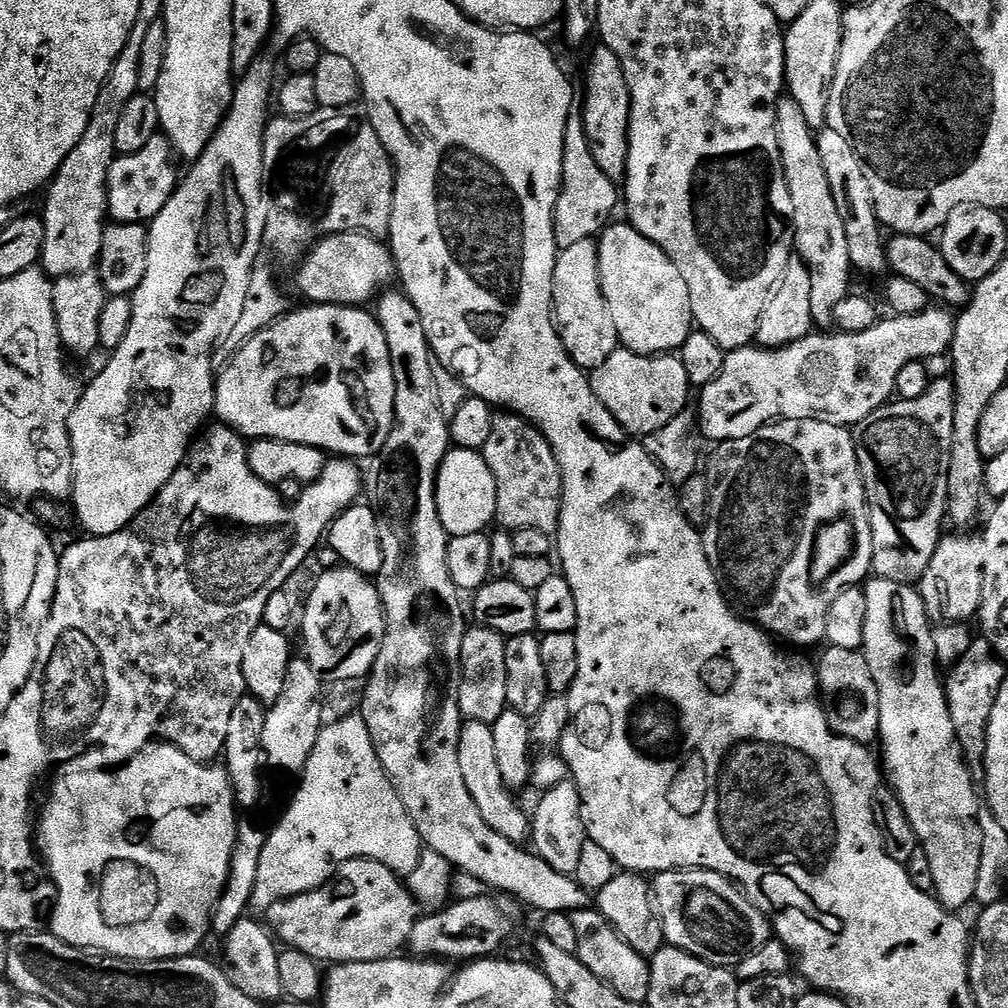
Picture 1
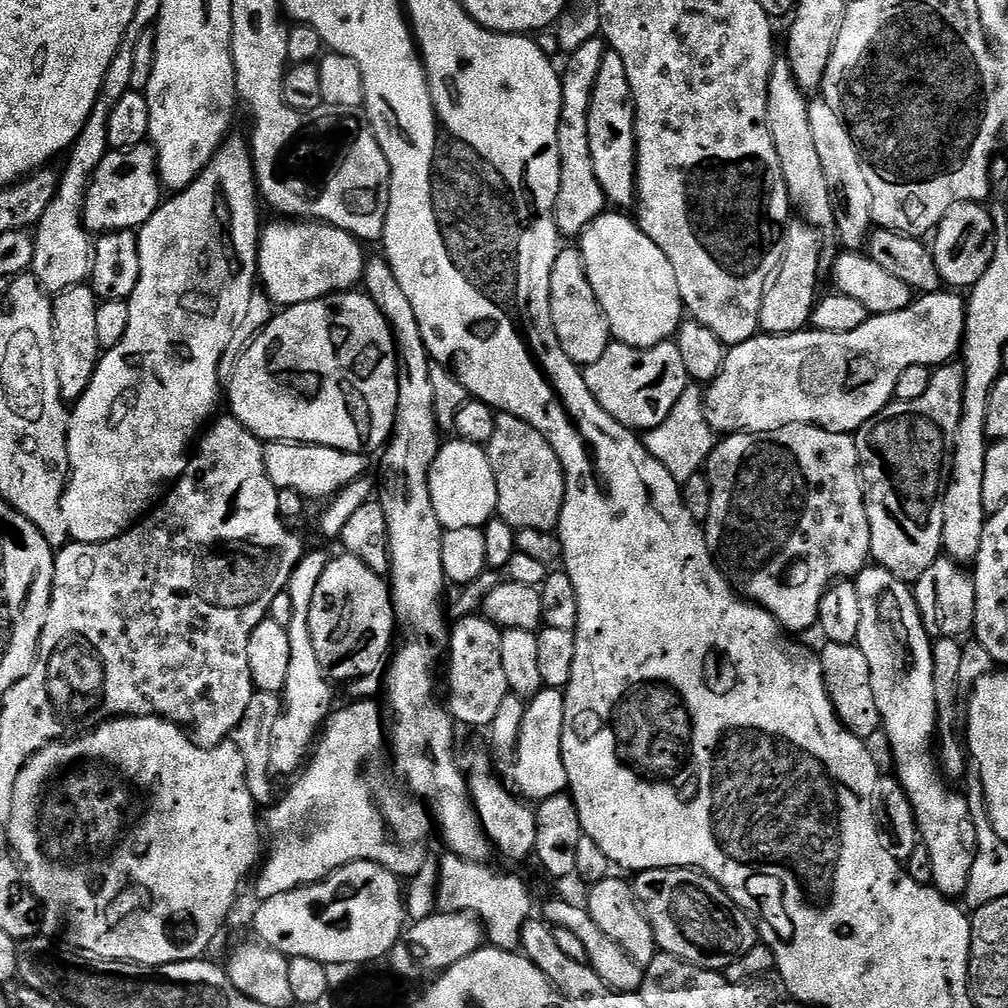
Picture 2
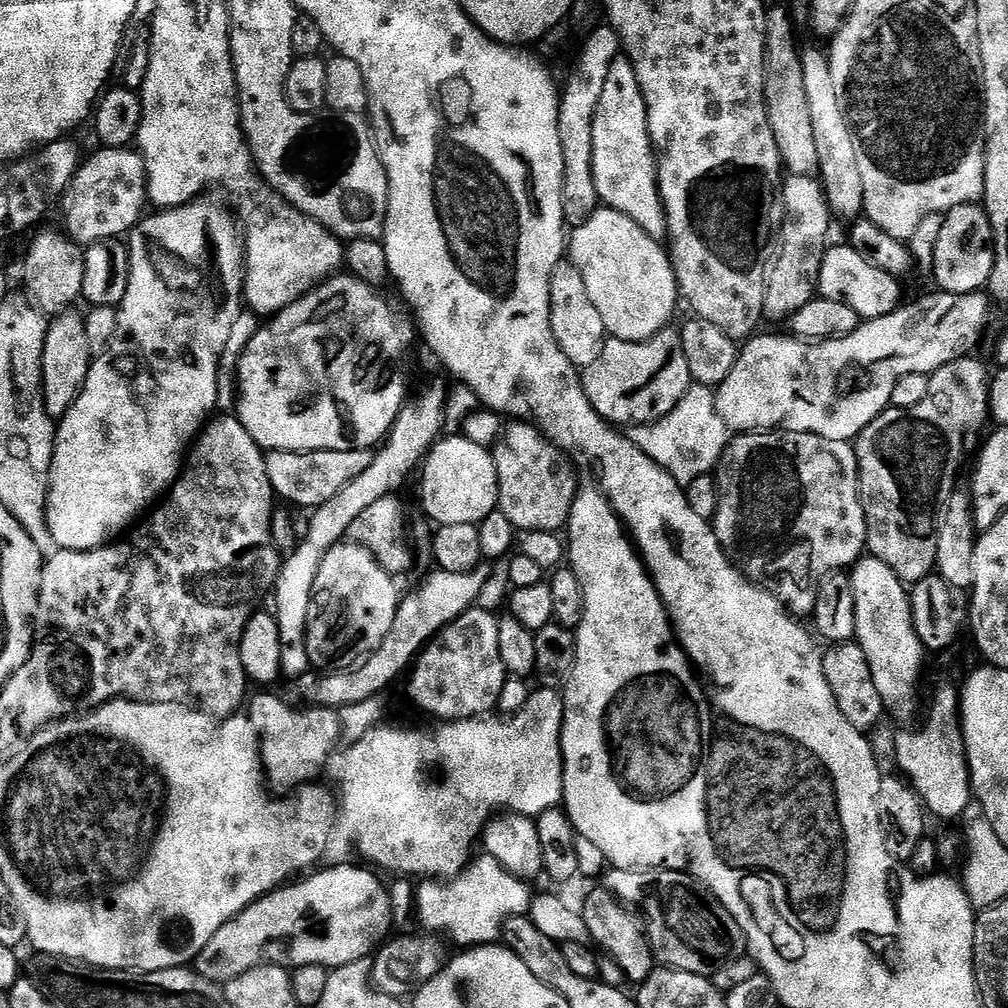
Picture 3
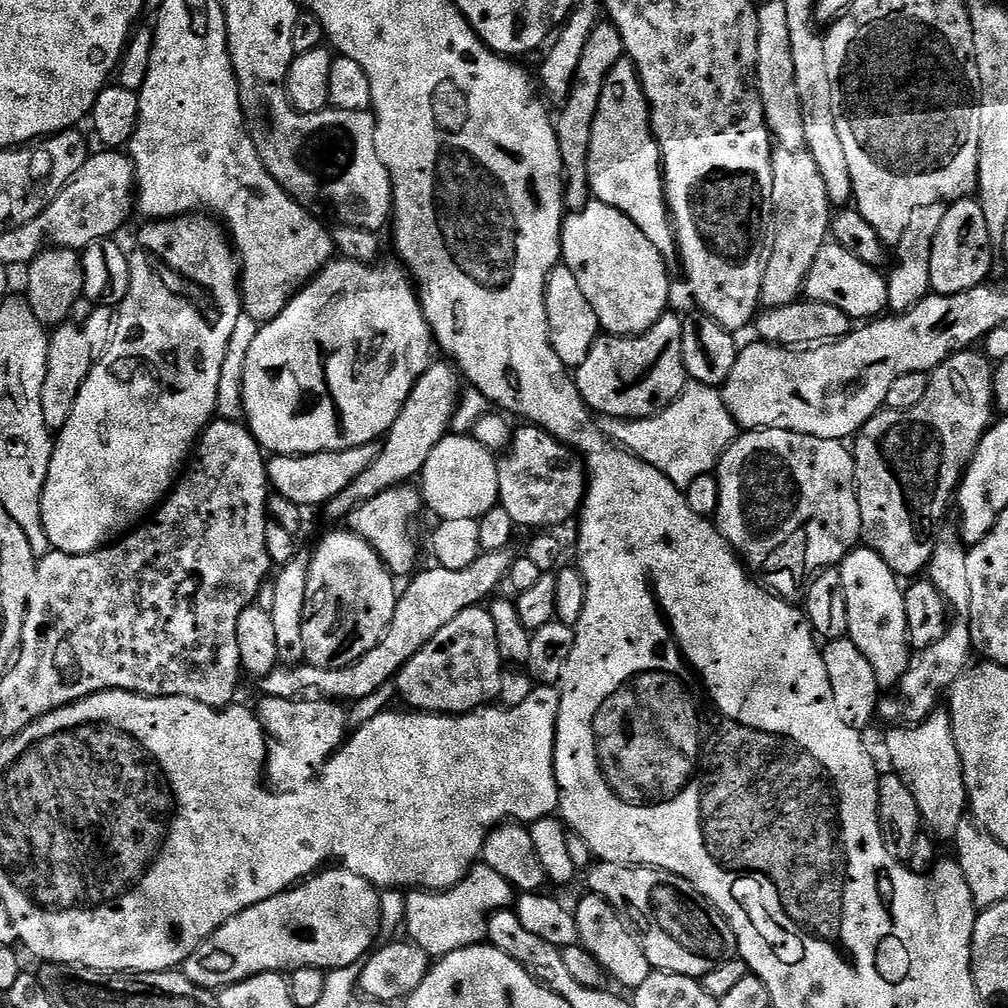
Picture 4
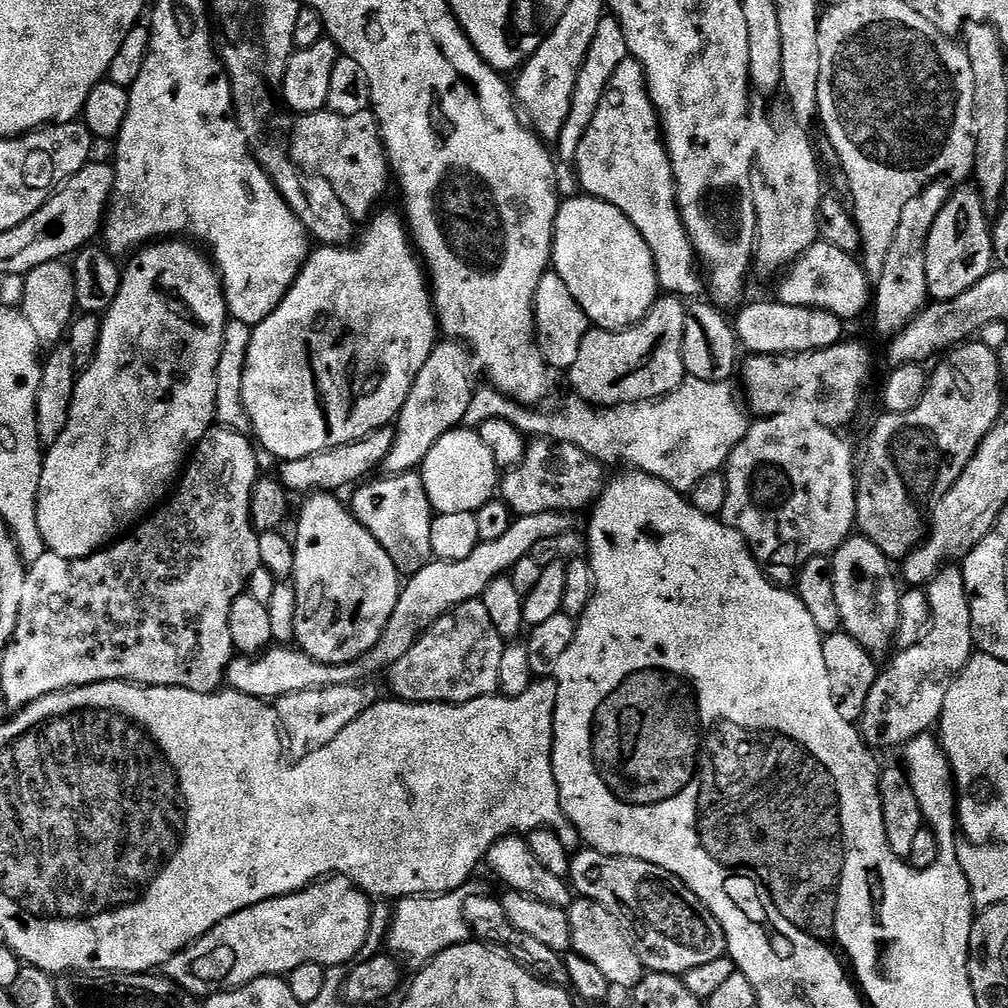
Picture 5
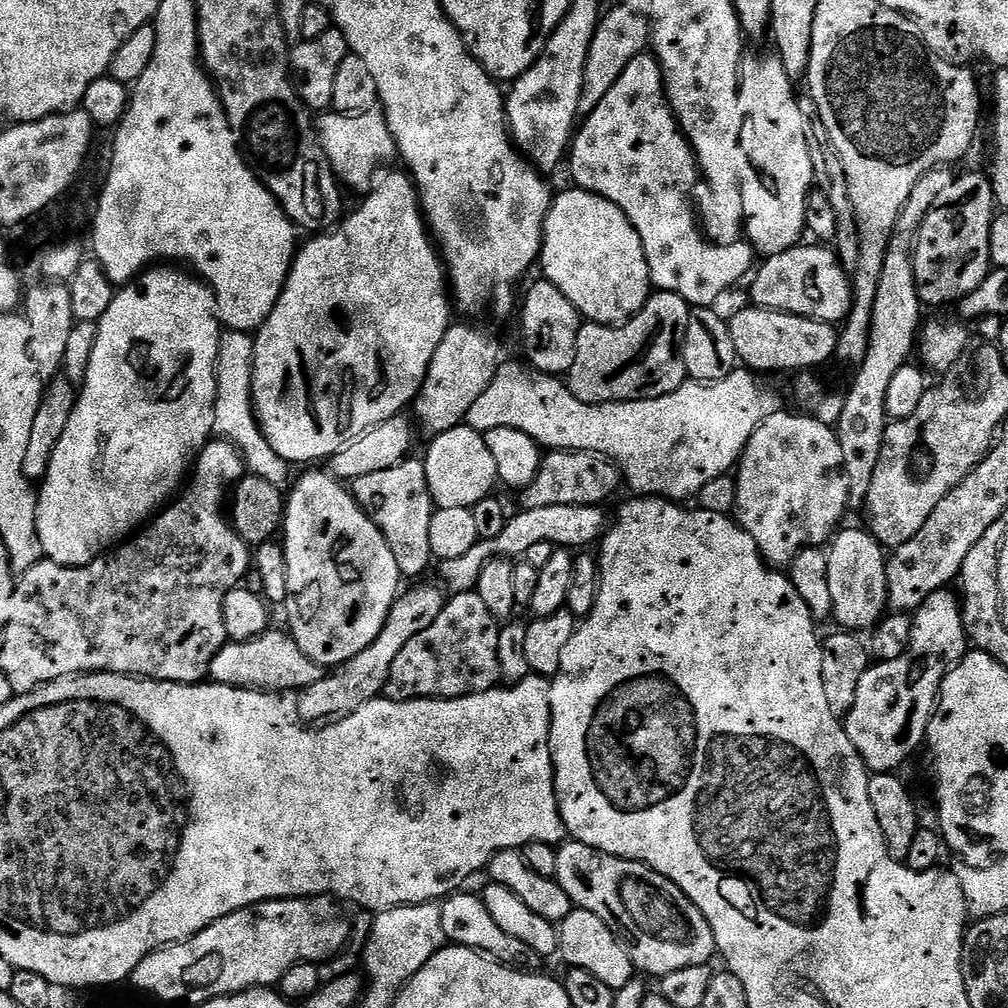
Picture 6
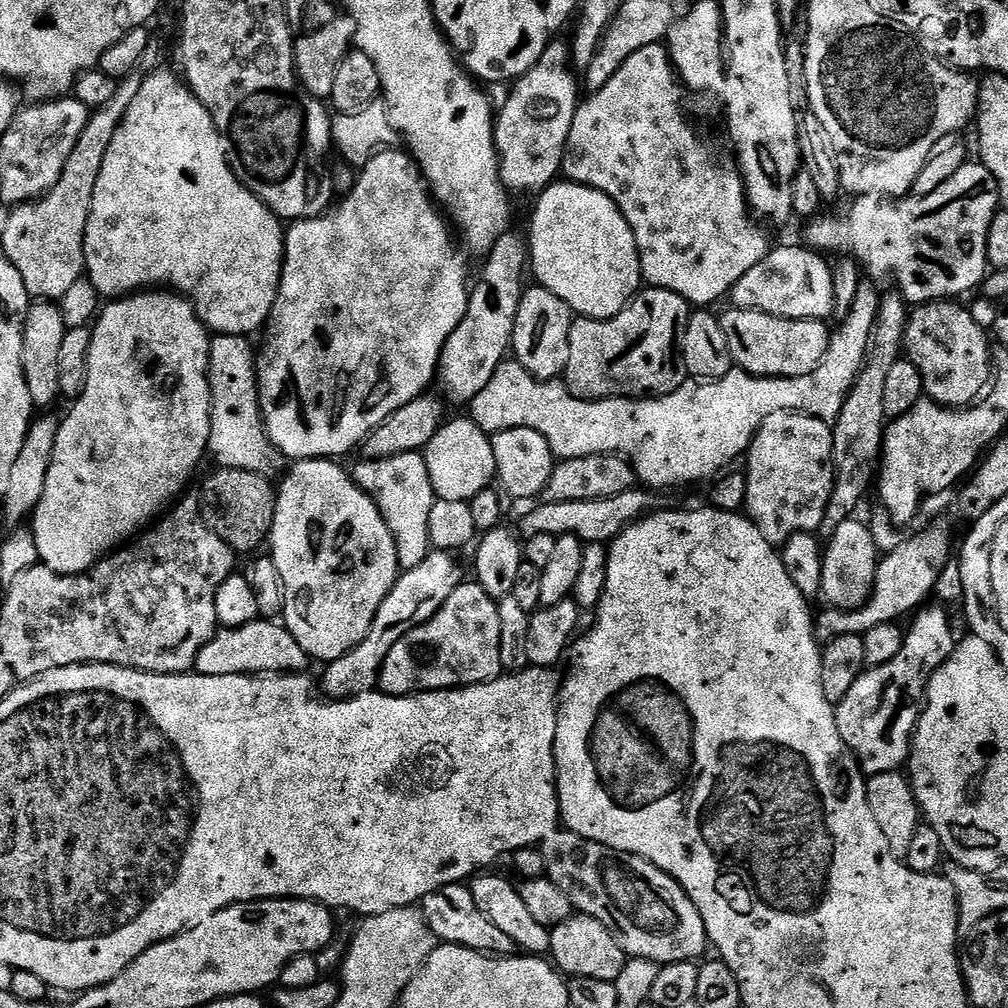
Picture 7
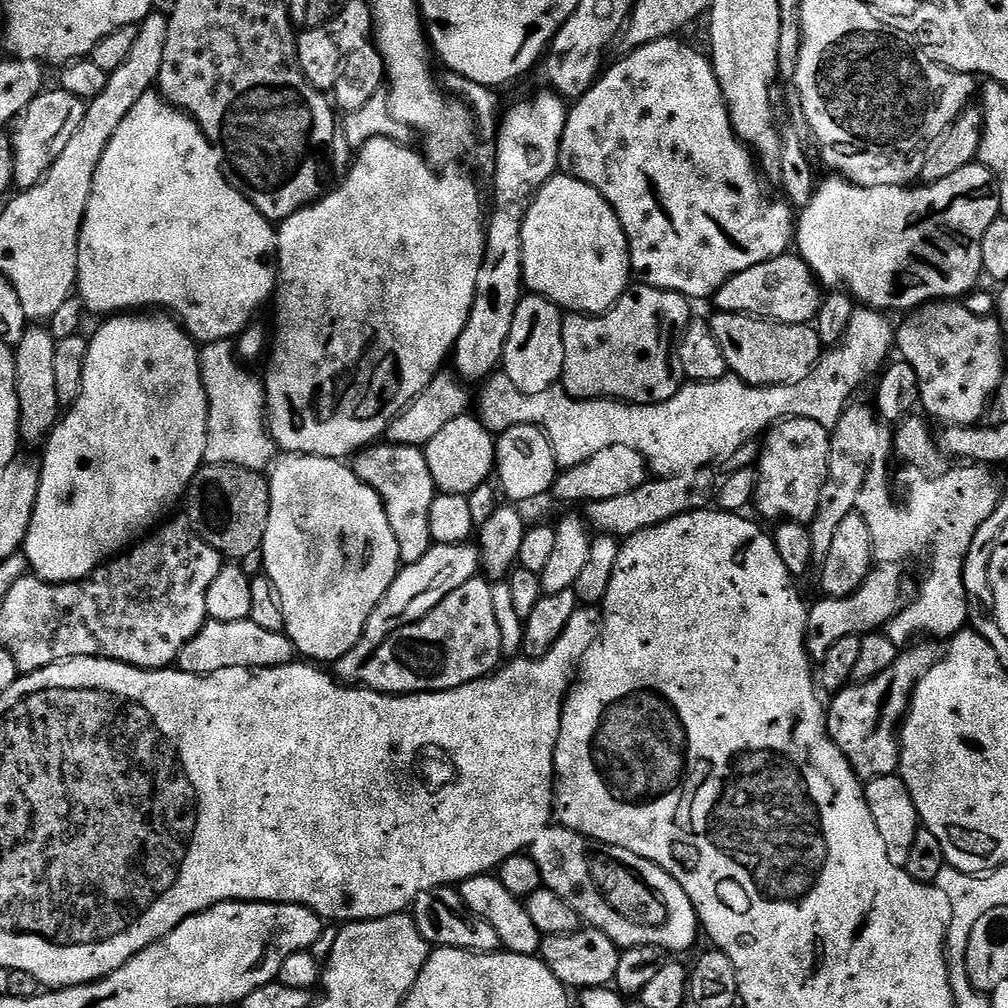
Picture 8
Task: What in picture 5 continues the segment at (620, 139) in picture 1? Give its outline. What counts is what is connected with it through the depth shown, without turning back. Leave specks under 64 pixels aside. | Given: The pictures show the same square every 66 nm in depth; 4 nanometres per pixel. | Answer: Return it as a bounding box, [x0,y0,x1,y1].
[574,60,706,298]

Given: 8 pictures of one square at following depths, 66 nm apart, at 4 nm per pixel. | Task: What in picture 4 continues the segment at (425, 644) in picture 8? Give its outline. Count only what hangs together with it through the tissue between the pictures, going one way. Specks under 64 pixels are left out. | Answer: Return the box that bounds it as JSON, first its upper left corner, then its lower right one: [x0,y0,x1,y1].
[394,606,506,714]

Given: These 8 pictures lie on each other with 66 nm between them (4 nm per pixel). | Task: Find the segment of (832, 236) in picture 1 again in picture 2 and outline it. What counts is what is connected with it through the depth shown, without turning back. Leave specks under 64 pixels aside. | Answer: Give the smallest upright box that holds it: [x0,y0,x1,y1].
[768,58,836,230]

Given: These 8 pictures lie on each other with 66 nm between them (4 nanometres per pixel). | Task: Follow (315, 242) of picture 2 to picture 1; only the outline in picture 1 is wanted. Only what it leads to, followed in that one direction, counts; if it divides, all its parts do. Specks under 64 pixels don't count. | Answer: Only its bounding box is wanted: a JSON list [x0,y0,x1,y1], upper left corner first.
[297,232,397,305]

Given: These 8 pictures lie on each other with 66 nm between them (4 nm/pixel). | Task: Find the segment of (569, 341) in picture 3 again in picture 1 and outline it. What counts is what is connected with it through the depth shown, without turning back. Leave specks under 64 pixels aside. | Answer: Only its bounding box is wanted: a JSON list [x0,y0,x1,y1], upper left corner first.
[552,239,620,370]

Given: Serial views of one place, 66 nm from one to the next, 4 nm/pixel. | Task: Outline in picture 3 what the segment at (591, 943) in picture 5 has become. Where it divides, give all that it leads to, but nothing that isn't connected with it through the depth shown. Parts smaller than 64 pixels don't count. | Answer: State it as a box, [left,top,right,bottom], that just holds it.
[582,886,654,986]

